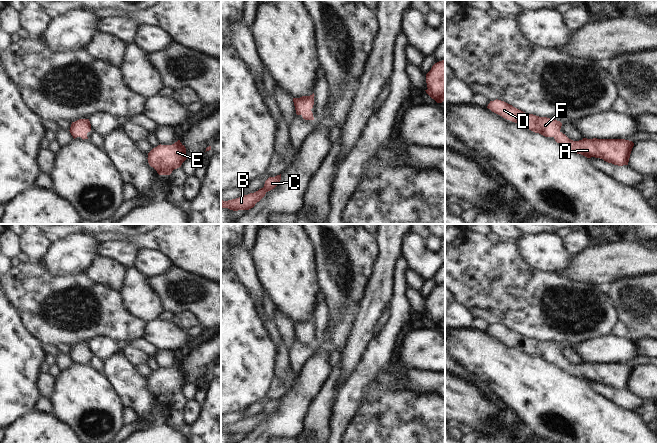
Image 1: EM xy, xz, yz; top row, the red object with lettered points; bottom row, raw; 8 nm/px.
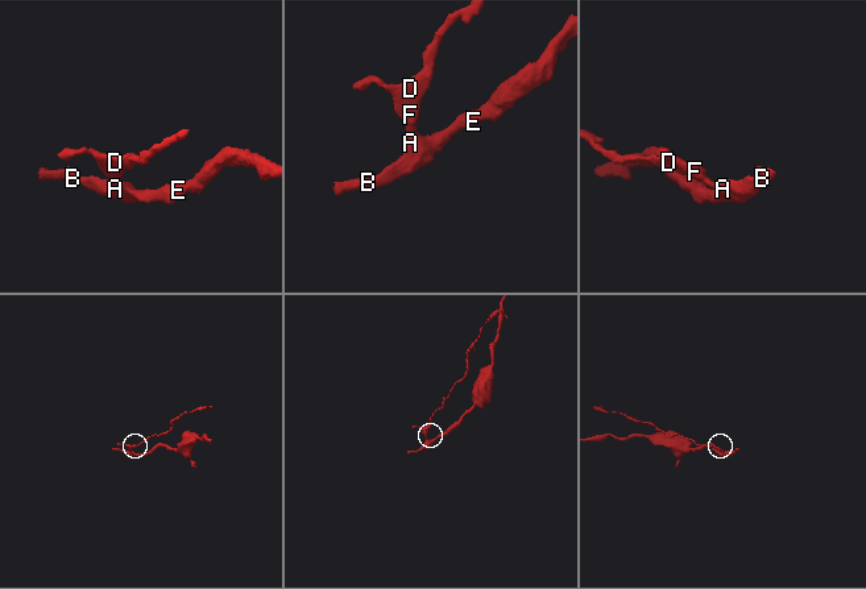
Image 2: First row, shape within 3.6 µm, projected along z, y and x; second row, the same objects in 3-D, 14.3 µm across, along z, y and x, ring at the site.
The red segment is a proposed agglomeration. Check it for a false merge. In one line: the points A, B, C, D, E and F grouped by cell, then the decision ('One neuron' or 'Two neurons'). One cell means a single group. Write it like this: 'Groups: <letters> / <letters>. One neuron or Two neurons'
Groups: A B C D E F. One neuron

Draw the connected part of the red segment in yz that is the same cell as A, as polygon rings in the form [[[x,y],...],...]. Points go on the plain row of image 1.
[[[498,323],[490,325],[487,332],[490,333],[492,336],[502,340],[503,342],[518,347],[535,357],[539,357],[545,361],[553,361],[555,365],[559,367],[561,370],[577,378],[581,378],[587,382],[591,381],[600,382],[608,387],[612,387],[618,390],[628,389],[630,378],[634,370],[634,367],[632,365],[625,363],[597,363],[597,362],[593,363],[583,362],[582,364],[579,365],[573,365],[560,355],[562,347],[553,342],[550,343],[547,341],[539,341],[533,338],[525,337],[513,331],[512,329]]]

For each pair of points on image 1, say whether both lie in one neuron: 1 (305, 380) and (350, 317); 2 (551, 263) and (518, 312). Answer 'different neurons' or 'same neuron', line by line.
1: different neurons
2: different neurons

